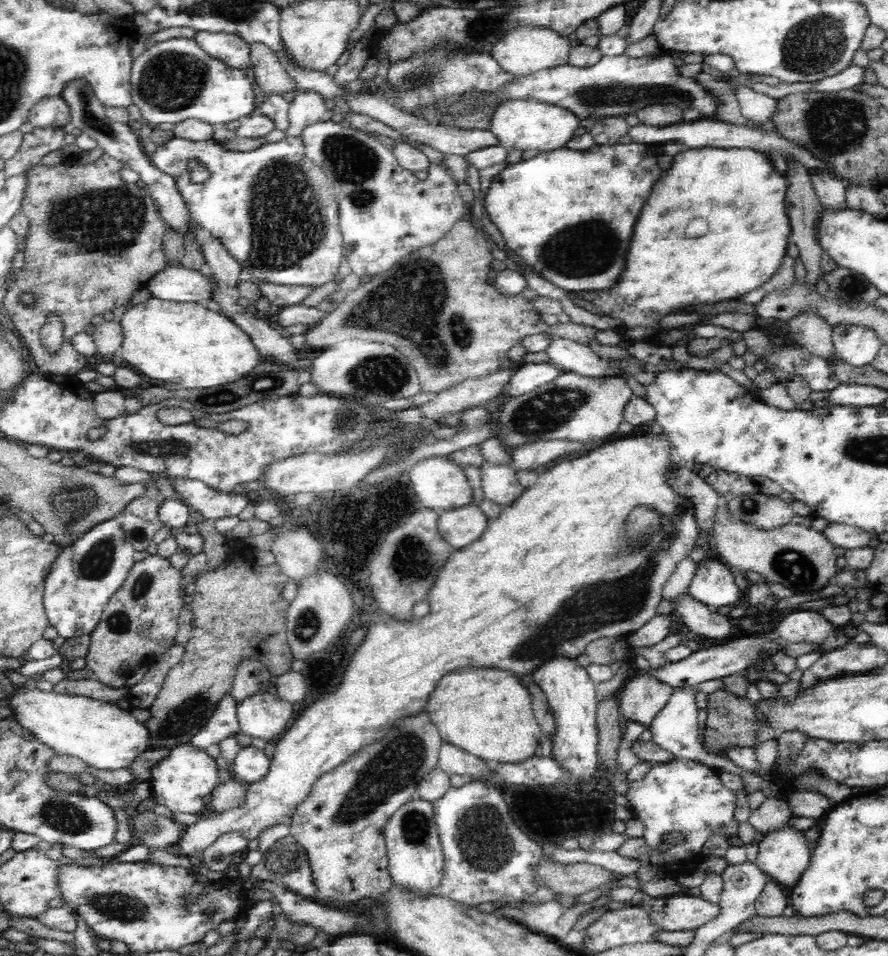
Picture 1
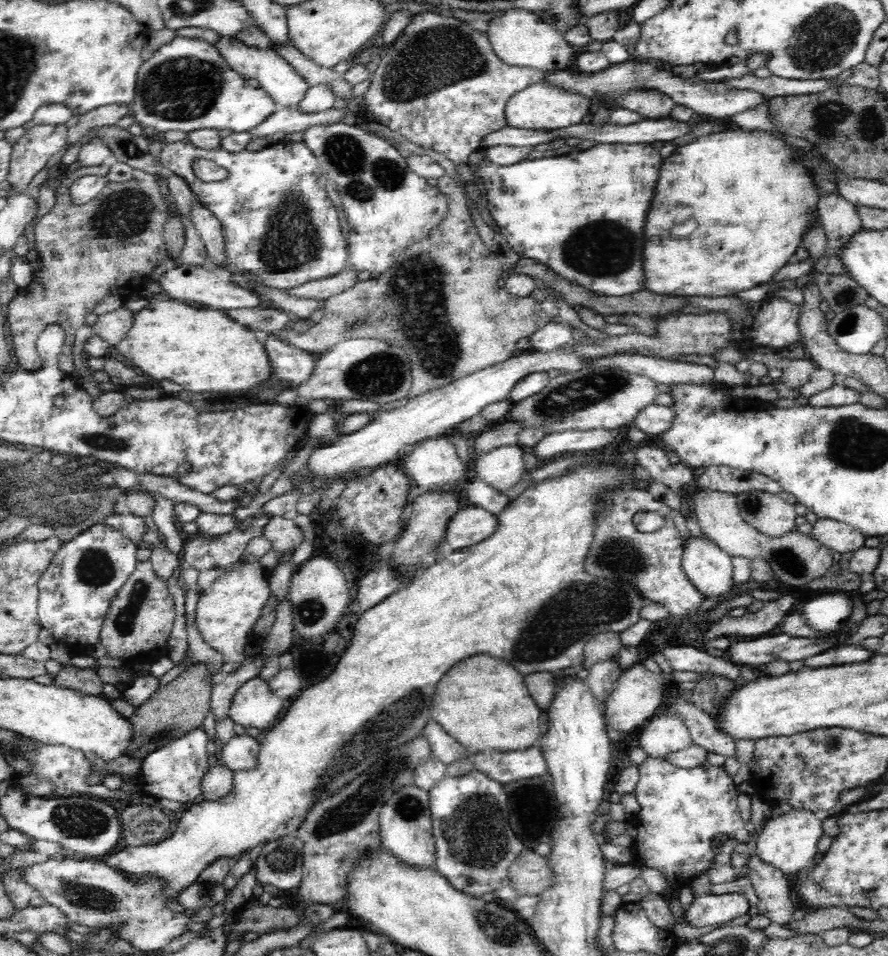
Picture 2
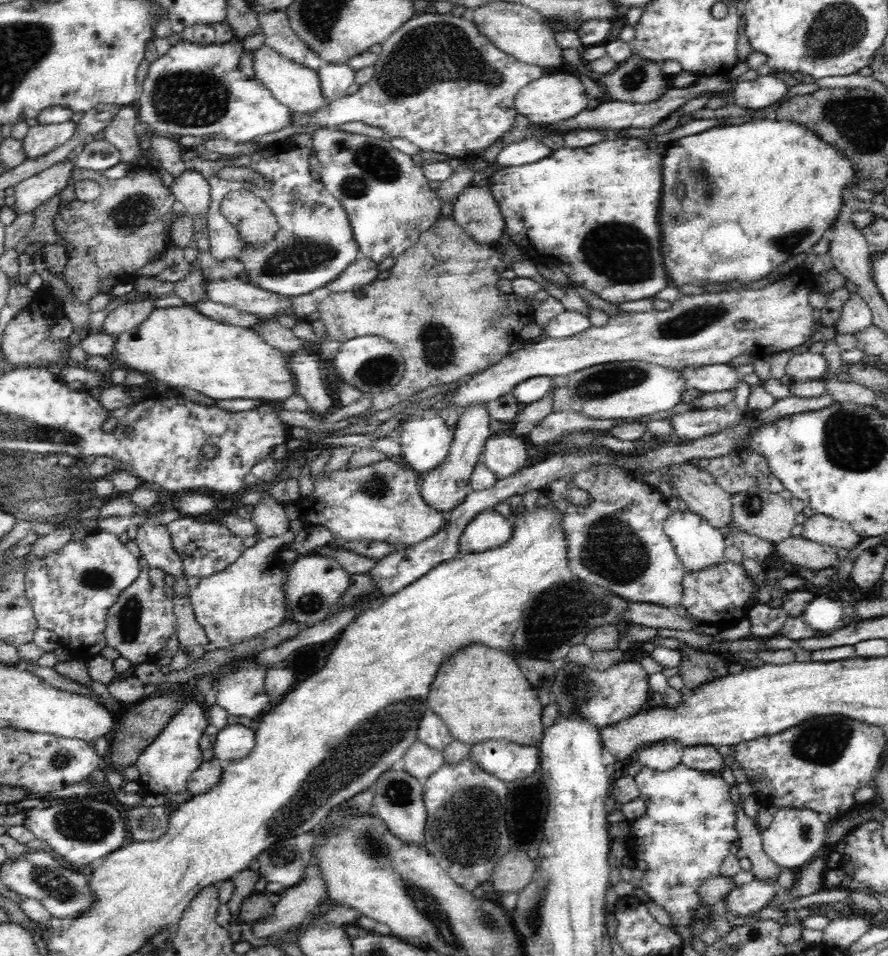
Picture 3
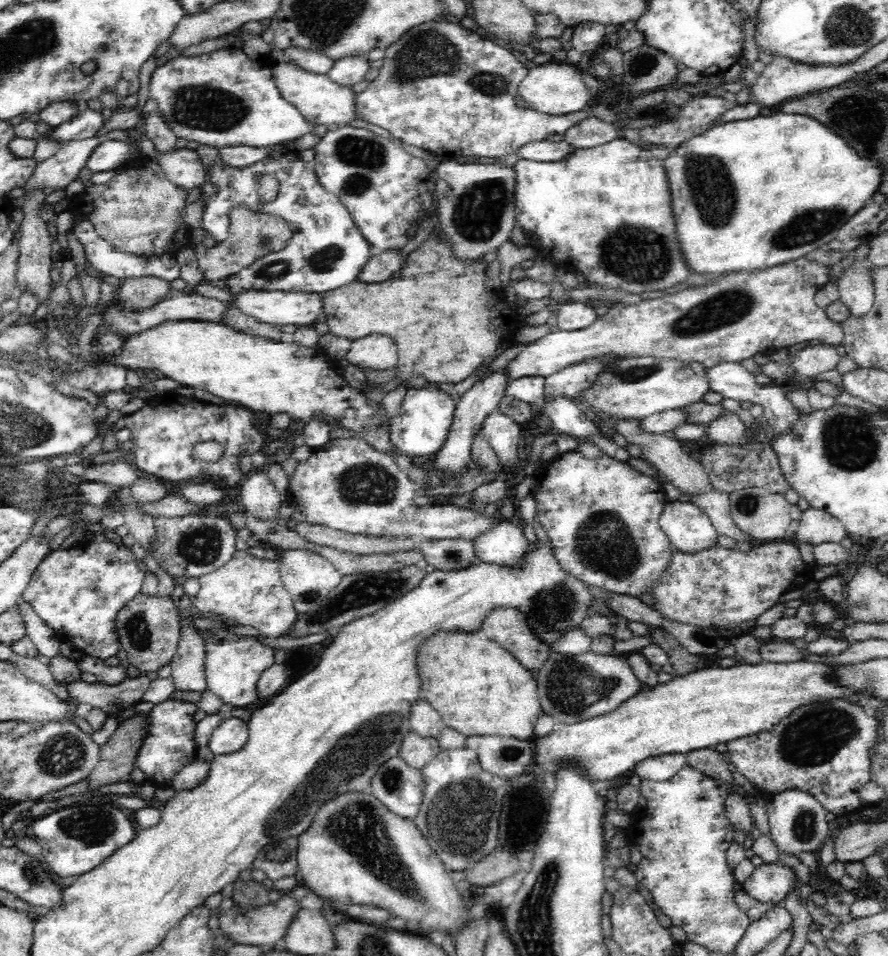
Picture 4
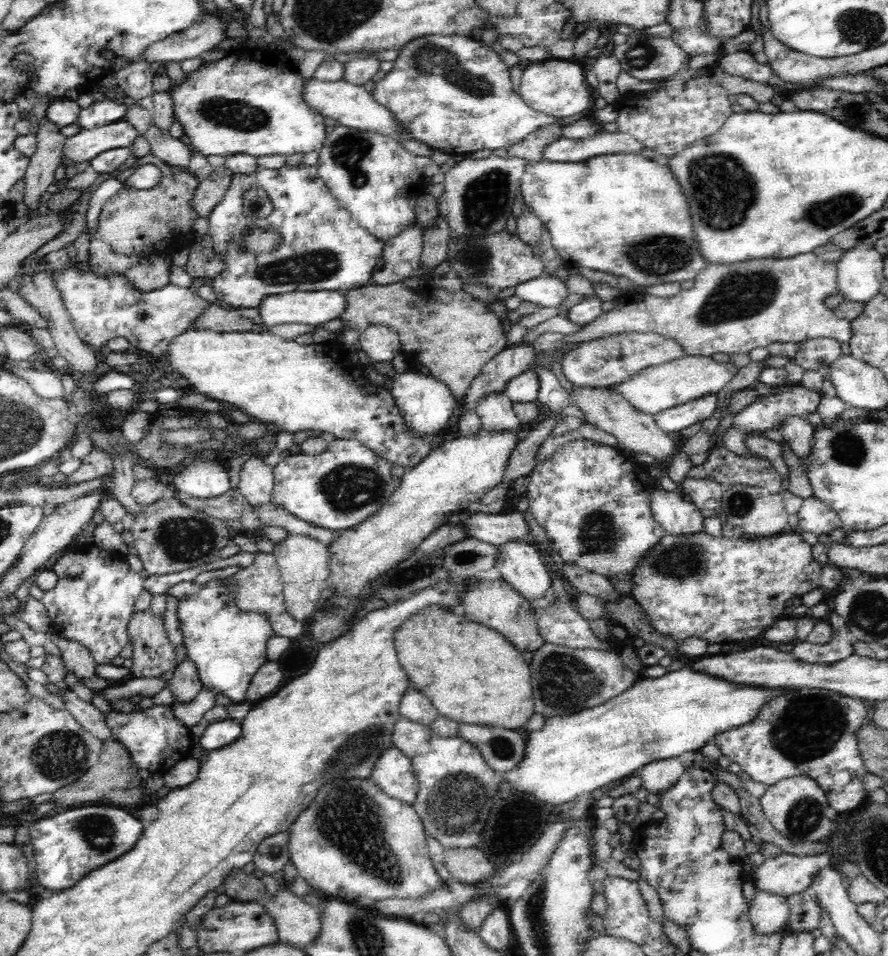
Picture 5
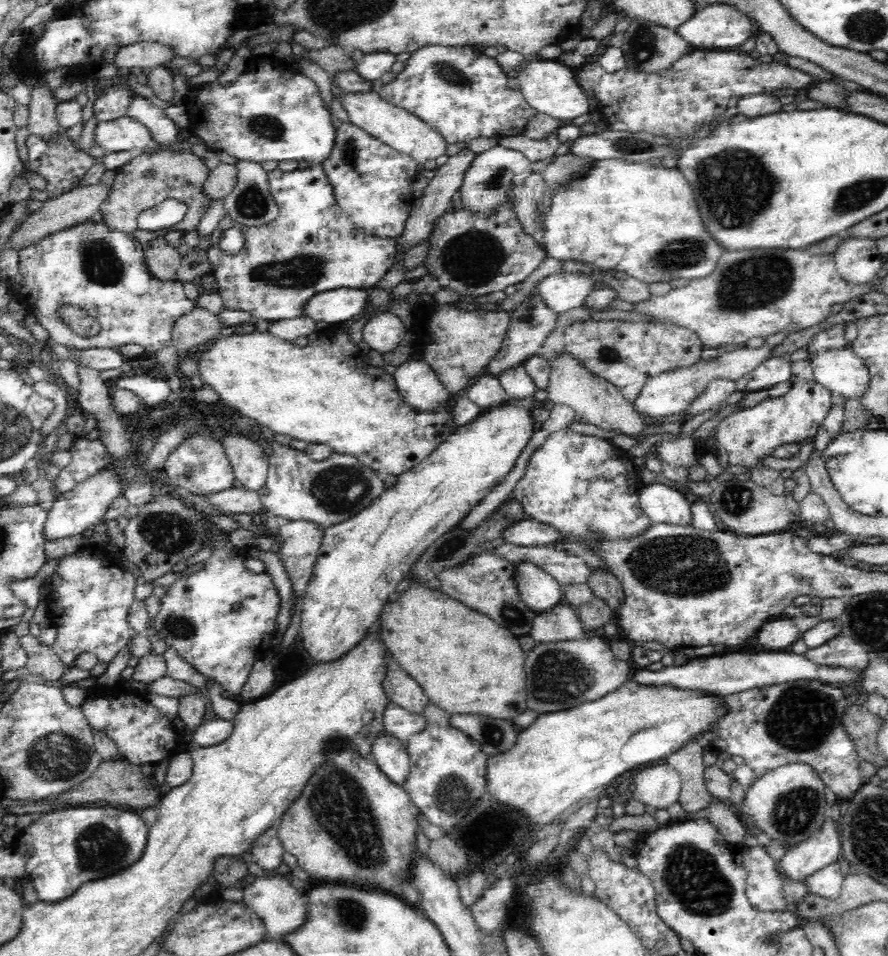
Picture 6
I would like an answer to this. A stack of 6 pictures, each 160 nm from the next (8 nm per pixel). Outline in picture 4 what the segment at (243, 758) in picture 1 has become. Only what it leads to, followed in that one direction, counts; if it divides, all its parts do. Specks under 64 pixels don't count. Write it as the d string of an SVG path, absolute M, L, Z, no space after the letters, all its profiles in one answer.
M228 717L213 730L207 746L215 755L234 752L246 744L248 732L244 719Z

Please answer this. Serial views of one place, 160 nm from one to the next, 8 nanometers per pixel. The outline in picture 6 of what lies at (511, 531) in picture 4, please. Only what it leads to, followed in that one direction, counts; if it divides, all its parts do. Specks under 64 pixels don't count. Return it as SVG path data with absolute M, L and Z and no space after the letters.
M530 561L516 563L516 583L522 602L535 614L548 611L563 598L563 585Z

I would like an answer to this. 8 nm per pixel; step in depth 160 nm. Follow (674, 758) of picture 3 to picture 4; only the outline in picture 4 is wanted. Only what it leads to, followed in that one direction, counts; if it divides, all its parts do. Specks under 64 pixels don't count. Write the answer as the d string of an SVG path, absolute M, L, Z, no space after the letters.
M683 753L660 755L638 763L632 773L642 779L664 782L670 780L686 764Z

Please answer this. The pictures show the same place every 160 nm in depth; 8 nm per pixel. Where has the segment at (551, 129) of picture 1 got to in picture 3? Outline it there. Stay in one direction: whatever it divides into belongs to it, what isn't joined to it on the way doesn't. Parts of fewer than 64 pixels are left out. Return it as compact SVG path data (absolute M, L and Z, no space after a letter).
M564 68L560 73L542 74L542 76L528 82L515 96L514 106L516 112L526 116L529 121L554 124L560 120L566 120L568 117L576 116L582 110L586 110L588 100L582 81Z

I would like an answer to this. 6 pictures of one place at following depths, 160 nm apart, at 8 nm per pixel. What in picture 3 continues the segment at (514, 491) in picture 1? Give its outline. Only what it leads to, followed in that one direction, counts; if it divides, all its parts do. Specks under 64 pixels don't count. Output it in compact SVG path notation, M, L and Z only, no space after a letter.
M508 431L492 433L484 445L482 457L498 480L516 474L526 466L529 458L523 438Z

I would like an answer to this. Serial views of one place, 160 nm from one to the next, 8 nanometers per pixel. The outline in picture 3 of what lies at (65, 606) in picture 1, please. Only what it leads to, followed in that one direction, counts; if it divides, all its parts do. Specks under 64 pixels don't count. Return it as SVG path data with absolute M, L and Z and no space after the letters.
M97 530L81 539L66 543L66 546L55 549L38 560L31 561L26 566L26 576L23 578L23 594L34 611L37 625L51 630L62 646L70 646L74 650L80 650L84 646L90 654L100 654L100 650L108 644L105 626L109 608L138 575L140 575L138 558L124 546L124 538Z

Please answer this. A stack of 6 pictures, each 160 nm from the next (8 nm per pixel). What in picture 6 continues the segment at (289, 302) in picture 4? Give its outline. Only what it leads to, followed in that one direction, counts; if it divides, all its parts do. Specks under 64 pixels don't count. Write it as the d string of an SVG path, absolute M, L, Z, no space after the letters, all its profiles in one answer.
M337 288L333 291L321 292L314 295L304 306L303 316L309 316L314 322L344 323L348 319L356 318L368 303L368 292L362 288Z

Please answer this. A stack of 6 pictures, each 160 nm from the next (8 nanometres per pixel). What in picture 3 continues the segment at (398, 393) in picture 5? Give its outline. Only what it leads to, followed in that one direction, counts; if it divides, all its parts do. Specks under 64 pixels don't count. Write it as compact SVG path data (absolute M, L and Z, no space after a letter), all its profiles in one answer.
M424 412L410 418L398 434L404 464L423 474L446 460L454 439L454 432L450 431L446 420L434 412Z

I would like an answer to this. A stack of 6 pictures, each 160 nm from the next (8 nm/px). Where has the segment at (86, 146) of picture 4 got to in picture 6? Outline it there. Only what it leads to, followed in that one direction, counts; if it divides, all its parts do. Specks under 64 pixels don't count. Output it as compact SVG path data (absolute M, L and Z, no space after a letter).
M123 116L116 120L97 122L94 128L94 144L99 144L104 153L149 150L154 140L150 131L135 118Z

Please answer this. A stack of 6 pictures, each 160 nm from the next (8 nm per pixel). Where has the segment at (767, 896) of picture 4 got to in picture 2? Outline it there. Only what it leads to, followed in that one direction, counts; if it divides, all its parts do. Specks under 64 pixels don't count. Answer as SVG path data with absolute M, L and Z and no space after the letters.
M742 893L712 894L696 896L690 908L684 909L682 923L691 926L726 923L750 910L749 903Z

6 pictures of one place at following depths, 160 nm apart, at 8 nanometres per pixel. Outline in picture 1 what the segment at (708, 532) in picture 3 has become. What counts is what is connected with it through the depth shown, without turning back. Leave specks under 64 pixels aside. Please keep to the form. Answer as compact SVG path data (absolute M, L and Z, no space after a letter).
M716 560L702 562L687 589L694 600L701 601L713 610L721 606L732 606L742 596L730 568Z

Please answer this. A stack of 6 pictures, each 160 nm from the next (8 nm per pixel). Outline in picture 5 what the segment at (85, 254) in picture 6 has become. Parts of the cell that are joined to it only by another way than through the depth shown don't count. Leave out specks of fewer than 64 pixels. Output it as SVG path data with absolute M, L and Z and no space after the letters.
M64 266L49 278L54 282L59 298L64 298L63 306L78 336L95 350L106 346L110 339L124 337L140 352L162 358L169 352L173 340L212 304L195 291L170 283L160 289L138 289L124 272L96 278L88 266L82 266L82 270Z

